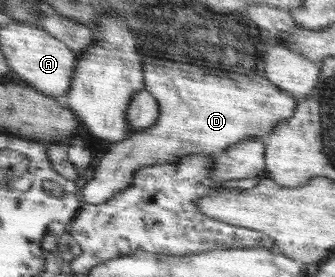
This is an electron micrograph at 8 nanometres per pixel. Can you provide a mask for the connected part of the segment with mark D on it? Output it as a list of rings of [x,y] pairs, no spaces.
[[[149,57],[142,62],[143,88],[149,92],[159,103],[159,116],[151,128],[143,128],[129,134],[125,140],[110,145],[110,149],[100,159],[99,165],[94,170],[91,180],[84,184],[84,204],[99,204],[113,198],[119,191],[125,190],[133,182],[136,170],[145,166],[175,163],[181,157],[205,152],[215,156],[216,153],[227,147],[243,142],[247,138],[266,137],[279,122],[291,118],[298,106],[298,101],[284,90],[277,88],[262,74],[257,76],[239,76],[238,73],[217,74],[183,62],[171,62]]]

